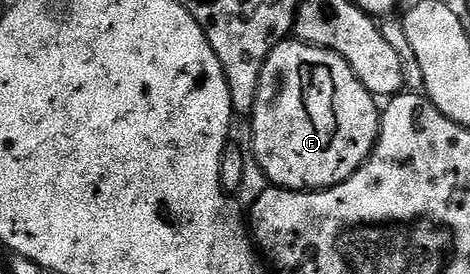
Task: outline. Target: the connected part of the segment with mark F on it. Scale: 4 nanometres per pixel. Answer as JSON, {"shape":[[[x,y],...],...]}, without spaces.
{"shape":[[[286,39],[270,51],[259,75],[255,107],[251,114],[251,148],[255,151],[255,159],[270,186],[298,191],[330,189],[355,175],[355,171],[371,155],[377,145],[381,114],[378,98],[369,93],[367,87],[363,87],[355,71],[351,71],[342,57],[335,55],[330,49],[320,49],[317,45],[306,45],[304,41]]]}

